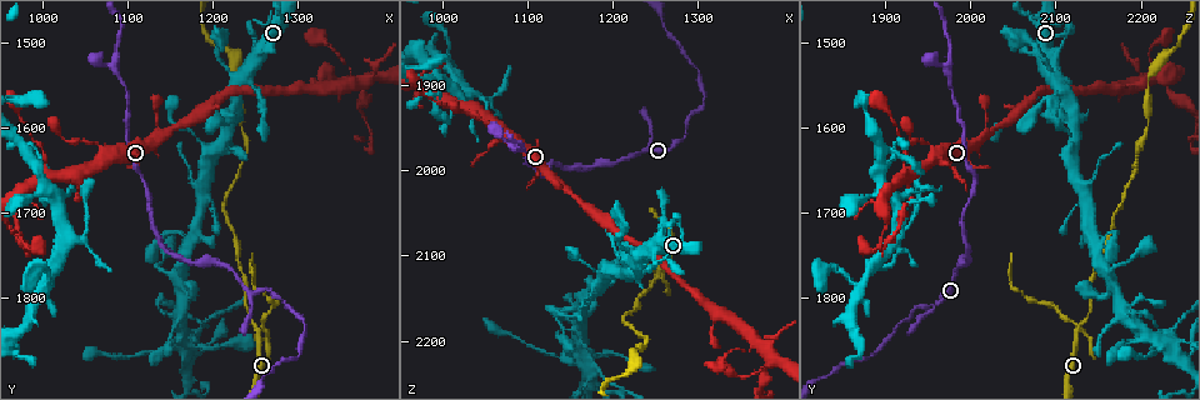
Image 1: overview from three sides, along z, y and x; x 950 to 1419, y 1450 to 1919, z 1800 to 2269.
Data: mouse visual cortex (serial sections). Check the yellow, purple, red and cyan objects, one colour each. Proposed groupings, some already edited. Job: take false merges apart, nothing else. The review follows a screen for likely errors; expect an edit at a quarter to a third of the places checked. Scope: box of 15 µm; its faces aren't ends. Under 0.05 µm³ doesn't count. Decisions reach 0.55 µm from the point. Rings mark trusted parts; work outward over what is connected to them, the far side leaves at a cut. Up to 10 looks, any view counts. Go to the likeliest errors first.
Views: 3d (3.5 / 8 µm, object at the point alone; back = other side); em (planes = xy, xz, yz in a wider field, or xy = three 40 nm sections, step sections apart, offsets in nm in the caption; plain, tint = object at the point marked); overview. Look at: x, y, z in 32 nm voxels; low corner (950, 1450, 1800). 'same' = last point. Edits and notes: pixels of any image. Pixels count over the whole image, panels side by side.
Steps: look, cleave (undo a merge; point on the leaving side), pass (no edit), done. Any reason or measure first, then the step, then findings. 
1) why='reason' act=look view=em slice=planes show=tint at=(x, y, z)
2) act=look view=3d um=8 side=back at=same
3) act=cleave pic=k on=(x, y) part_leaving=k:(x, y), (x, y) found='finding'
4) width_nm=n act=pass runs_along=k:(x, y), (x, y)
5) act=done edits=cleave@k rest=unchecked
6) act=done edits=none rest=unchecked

why='sudden change in width' act=look view=3d um=3.5 at=(1000, 1655, 1915)

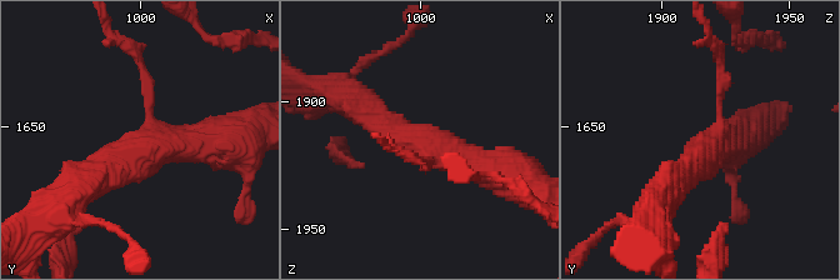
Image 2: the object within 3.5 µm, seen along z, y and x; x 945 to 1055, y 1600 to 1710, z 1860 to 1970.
arms=3 arm_widths_nm=150,350,500 why='now the EM' act=look view=em slice=xy step=2 show=tint at=(1004, 1659, 1919)

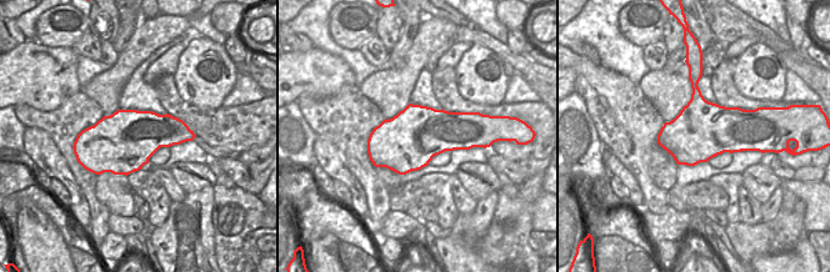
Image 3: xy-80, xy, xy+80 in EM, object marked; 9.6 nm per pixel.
act=pass runs_along=2:(509, 176), (405, 141), (366, 109) found='all the same cell'

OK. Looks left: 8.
why='calibre changes' act=look view=3d um=3.5 at=(1375, 1565, 2235)

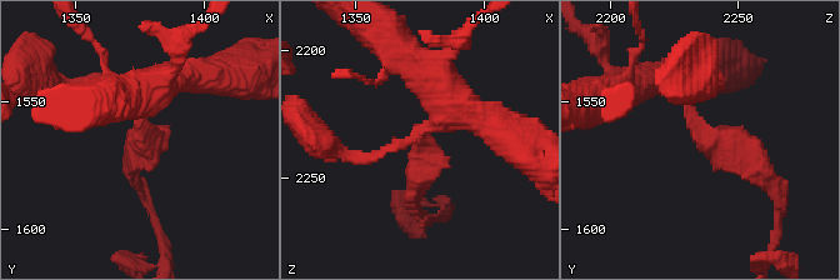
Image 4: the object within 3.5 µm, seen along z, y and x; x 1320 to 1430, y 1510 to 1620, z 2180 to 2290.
arm_widths_nm=250,250 act=look view=em slice=planes show=tint at=(1377, 1563, 2238)

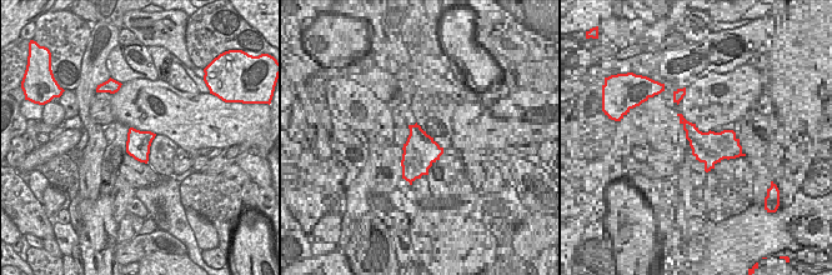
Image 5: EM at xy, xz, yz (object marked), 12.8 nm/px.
act=cleave pic=4 on=(434, 156) part_leaving=4:(689, 108), (775, 181) found='a second cell is stuck on'

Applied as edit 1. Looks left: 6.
act=look view=overview

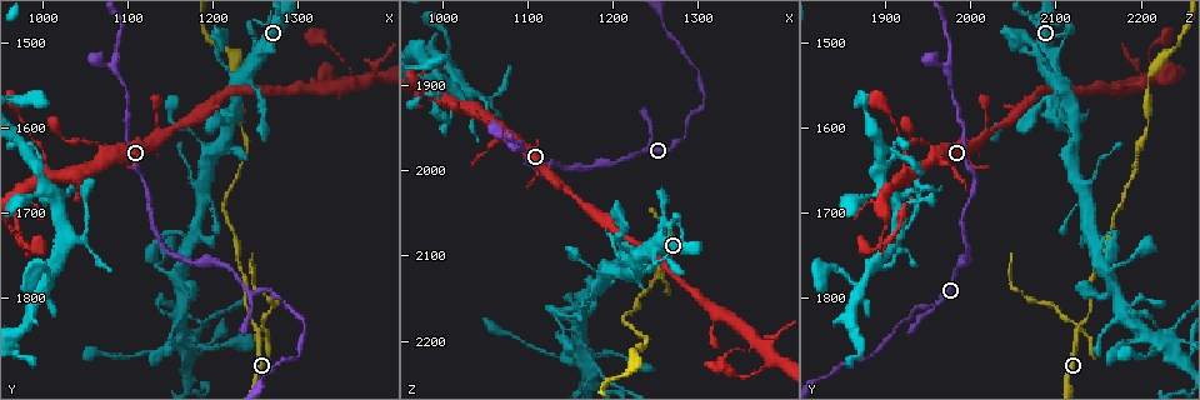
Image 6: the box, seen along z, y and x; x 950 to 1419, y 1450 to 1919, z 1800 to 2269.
why='two arms in line, one across' act=look view=3d um=3.5 at=(1090, 1530, 1975)

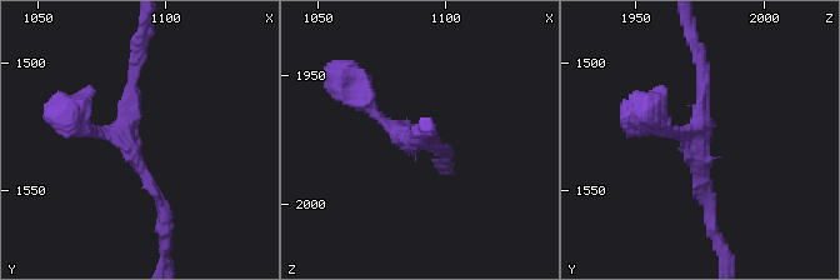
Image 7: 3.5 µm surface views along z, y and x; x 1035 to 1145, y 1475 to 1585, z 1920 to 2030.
act=look view=em slice=xy step=5 show=tint at=(1087, 1534, 1972)

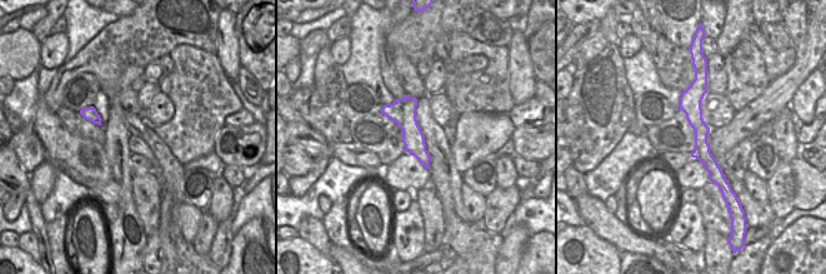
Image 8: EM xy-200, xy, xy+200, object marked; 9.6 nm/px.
width_nm=220 act=pass runs_along=8:(702, 89), (695, 120), (720, 183) found='all the same cell'

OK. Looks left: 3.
why='thick turns thin' act=look view=3d um=3.5 at=(1235, 1545, 2100)

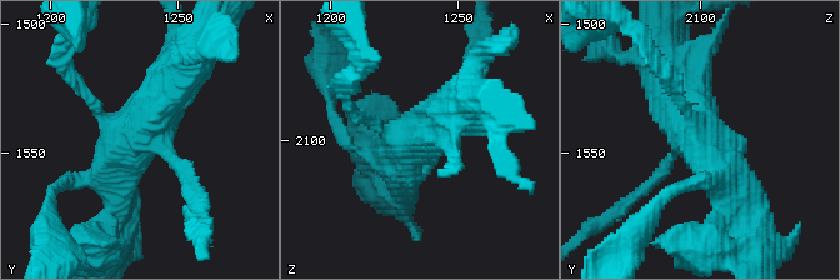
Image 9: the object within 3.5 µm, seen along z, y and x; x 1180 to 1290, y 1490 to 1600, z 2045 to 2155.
act=look view=em slice=xy step=3 show=tint at=(1234, 1545, 2095)

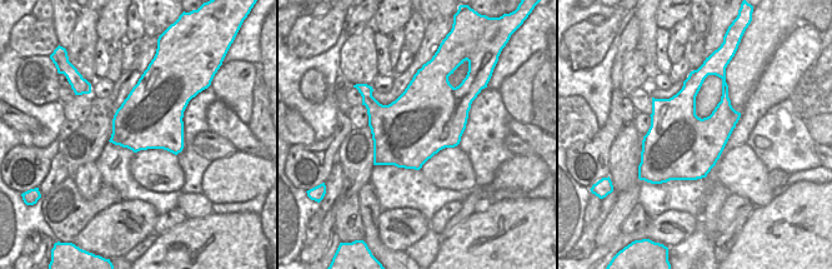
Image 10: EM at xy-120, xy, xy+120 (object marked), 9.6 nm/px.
arm_widths_nm=150,150,450,500 act=pass runs_along=9:(666, 75), (681, 133), (740, 205) found='continuous, no second cell'

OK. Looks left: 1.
act=done edits=cleave@4 rest=unchecked

